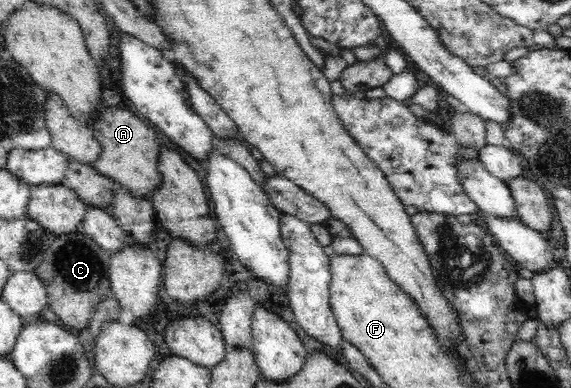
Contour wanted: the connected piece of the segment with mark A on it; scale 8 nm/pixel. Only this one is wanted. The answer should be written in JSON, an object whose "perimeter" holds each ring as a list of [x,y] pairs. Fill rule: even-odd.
{"perimeter":[[[116,107],[102,111],[94,125],[89,126],[94,127],[94,137],[101,145],[100,157],[92,166],[117,184],[123,185],[136,197],[148,198],[161,181],[158,170],[161,143],[158,143],[156,133],[148,125],[144,125],[144,121],[140,121],[134,113]]]}

